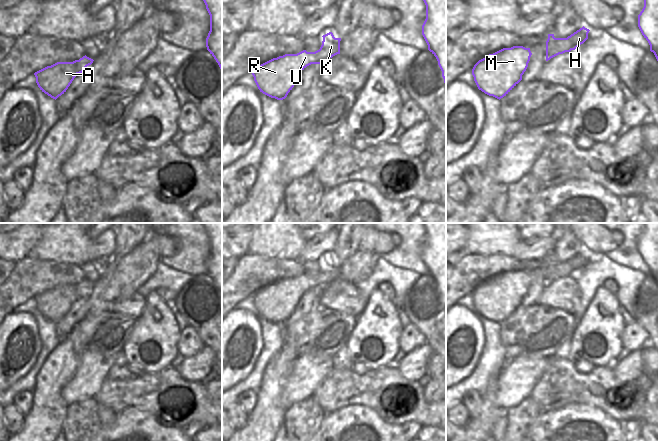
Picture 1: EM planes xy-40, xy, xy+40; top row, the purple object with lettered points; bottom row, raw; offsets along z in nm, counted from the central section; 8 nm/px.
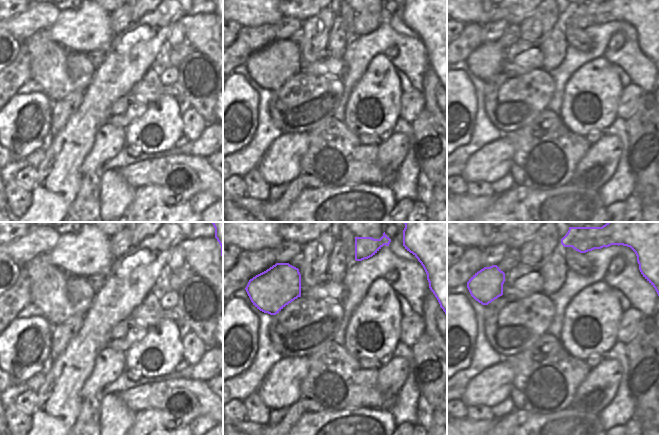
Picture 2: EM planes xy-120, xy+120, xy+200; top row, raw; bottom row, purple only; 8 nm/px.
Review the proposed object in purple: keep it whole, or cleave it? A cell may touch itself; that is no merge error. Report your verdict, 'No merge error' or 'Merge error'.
No merge error

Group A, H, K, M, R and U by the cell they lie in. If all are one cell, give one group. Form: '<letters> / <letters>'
A H K M R U

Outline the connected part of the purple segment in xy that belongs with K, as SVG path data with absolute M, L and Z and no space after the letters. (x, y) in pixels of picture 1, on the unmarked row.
M332 256L322 261L322 269L315 276L303 274L297 278L285 278L258 290L252 299L260 316L271 322L283 324L307 290L323 288L340 278L341 262L335 262Z

